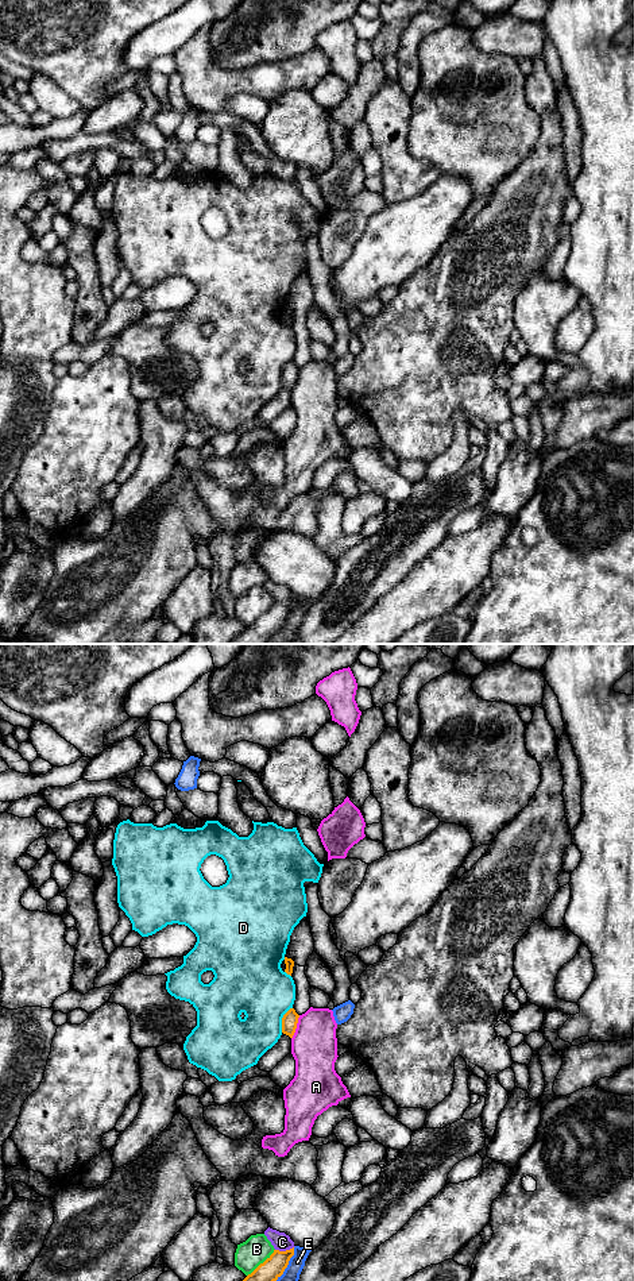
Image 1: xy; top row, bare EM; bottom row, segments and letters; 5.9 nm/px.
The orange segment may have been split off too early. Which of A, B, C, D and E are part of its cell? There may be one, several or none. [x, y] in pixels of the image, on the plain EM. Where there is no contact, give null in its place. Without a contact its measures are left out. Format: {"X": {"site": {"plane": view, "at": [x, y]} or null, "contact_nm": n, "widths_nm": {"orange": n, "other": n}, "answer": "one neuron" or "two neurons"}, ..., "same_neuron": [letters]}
{"A": {"site": {"plane": "xy", "at": [296, 379]}, "contact_nm": 150, "widths_nm": {"orange": 100, "other": 280}, "answer": "two neurons"}, "B": {"site": {"plane": "xy", "at": [261, 616]}, "contact_nm": 240, "widths_nm": {"orange": 160, "other": 170}, "answer": "two neurons"}, "C": {"site": {"plane": "xy", "at": [283, 604]}, "contact_nm": 110, "widths_nm": {"orange": 140, "other": 110}, "answer": "two neurons"}, "D": {"site": {"plane": "xy", "at": [282, 371]}, "contact_nm": 170, "widths_nm": {"orange": 100, "other": 360}, "answer": "two neurons"}, "E": {"site": {"plane": "xy", "at": [283, 622]}, "contact_nm": 320, "widths_nm": {"orange": 160, "other": 170}, "answer": "two neurons"}, "same_neuron": []}

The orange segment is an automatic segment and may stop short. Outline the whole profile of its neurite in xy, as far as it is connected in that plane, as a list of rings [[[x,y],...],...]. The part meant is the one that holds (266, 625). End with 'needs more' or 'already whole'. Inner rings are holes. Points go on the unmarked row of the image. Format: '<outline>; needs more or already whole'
[[[294,599],[286,603],[274,602],[274,605],[260,616],[243,633],[237,634],[229,644],[264,644],[277,633],[294,607]]]; already whole

